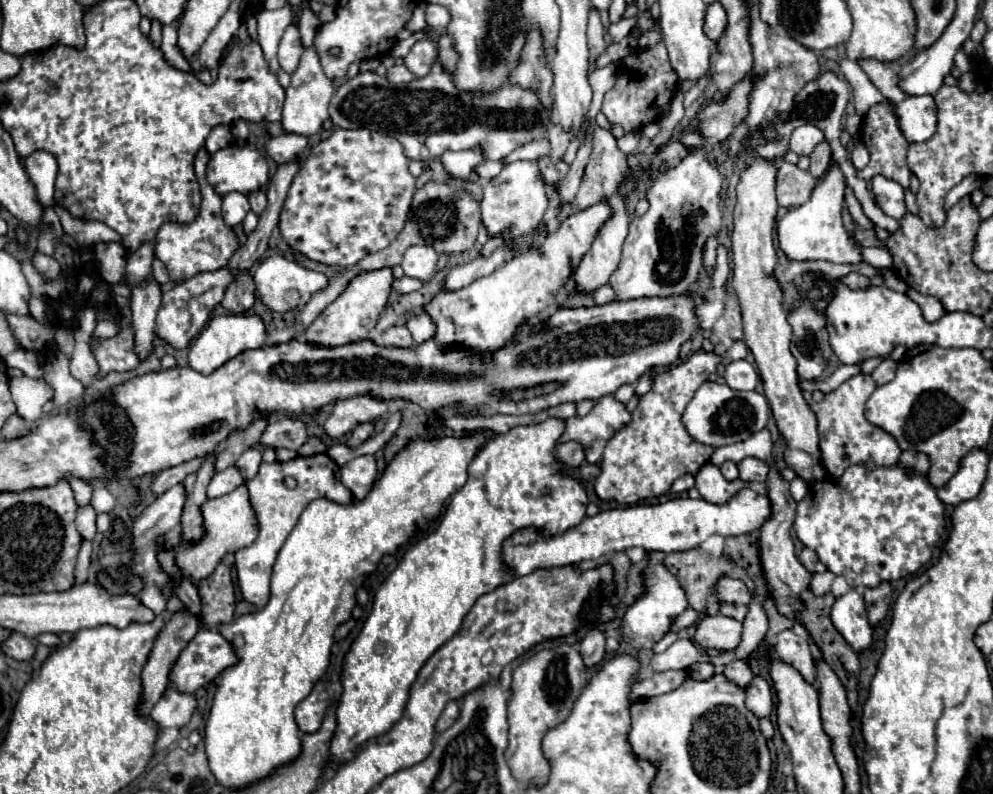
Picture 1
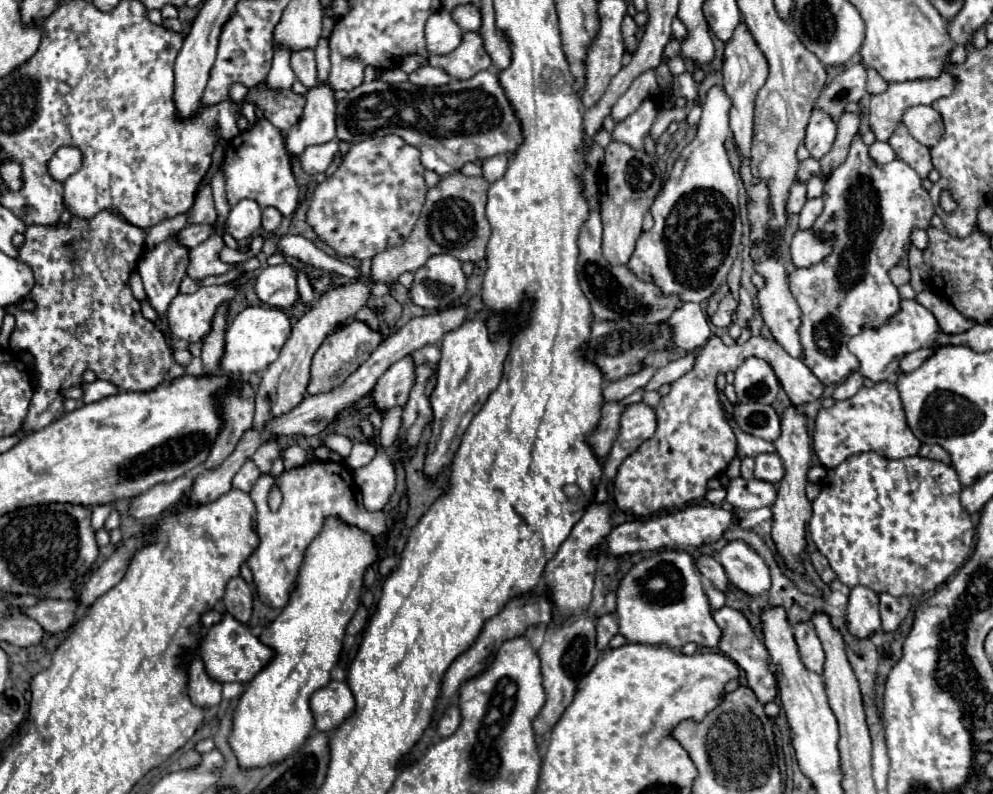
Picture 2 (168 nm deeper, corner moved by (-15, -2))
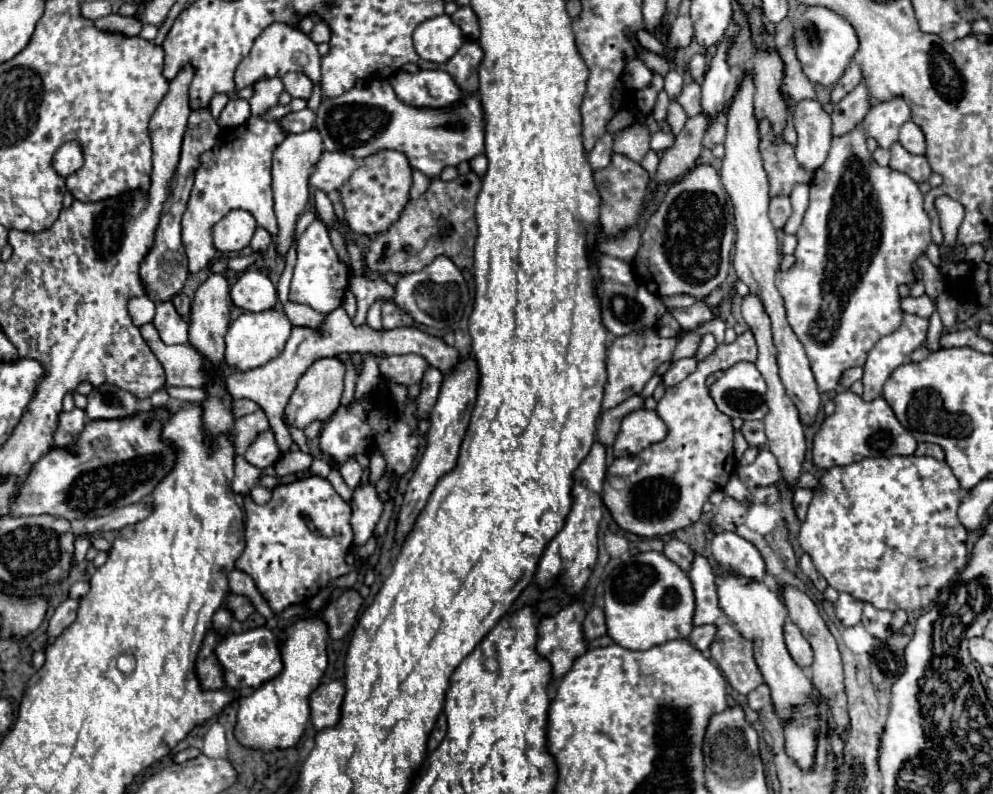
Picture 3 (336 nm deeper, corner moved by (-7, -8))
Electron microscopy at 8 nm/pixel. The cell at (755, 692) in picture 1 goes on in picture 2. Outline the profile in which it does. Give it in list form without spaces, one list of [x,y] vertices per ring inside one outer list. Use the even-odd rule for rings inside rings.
[[[729,606],[717,610],[713,614],[717,626],[721,628],[721,640],[719,640],[719,650],[729,656],[733,662],[737,662],[737,666],[745,672],[745,678],[747,678],[747,686],[755,692],[755,696],[759,698],[759,702],[769,702],[769,700],[775,700],[777,696],[777,684],[775,684],[775,676],[773,672],[769,670],[769,654],[767,654],[767,648],[763,646],[763,641],[757,635],[757,632],[751,628],[749,620],[739,612],[739,610],[733,610]]]

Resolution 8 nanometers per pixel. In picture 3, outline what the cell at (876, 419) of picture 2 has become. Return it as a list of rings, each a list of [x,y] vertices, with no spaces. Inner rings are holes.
[[[851,390],[839,392],[835,396],[835,412],[827,416],[813,438],[813,464],[817,468],[833,468],[855,464],[863,458],[877,456],[911,456],[915,454],[915,438],[899,424],[891,406],[885,398],[875,398],[871,402],[853,394]]]

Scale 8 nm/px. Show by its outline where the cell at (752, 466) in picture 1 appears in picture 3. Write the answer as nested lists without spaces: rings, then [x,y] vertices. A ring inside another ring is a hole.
[[[761,450],[757,460],[749,466],[743,466],[739,472],[743,478],[743,484],[747,488],[757,488],[757,486],[771,486],[777,484],[781,474],[779,474],[779,466],[775,456],[769,450]]]

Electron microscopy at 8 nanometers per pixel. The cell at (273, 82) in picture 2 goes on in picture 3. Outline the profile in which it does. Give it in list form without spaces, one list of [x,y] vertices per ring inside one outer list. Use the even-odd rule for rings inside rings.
[[[263,78],[263,82],[255,82],[253,96],[251,96],[251,118],[247,120],[247,124],[235,126],[235,128],[223,128],[219,138],[217,138],[217,144],[201,156],[201,166],[197,168],[191,198],[187,202],[187,212],[183,214],[183,222],[181,222],[181,240],[185,246],[187,258],[189,258],[189,272],[191,274],[197,274],[211,264],[213,244],[211,244],[211,232],[209,230],[215,222],[219,222],[233,208],[245,208],[247,212],[253,214],[253,218],[257,220],[259,226],[269,230],[271,236],[277,234],[277,218],[275,218],[275,210],[273,210],[273,188],[271,188],[271,158],[273,158],[273,150],[283,142],[285,132],[279,128],[277,120],[265,122],[261,118],[261,114],[267,108],[279,104],[281,92],[283,92],[283,82],[279,78]]]

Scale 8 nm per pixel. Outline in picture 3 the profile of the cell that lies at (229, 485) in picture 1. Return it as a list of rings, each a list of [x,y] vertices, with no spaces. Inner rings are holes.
[[[235,456],[235,476],[233,476],[233,492],[235,494],[247,494],[259,480],[261,470],[251,466],[243,456]]]

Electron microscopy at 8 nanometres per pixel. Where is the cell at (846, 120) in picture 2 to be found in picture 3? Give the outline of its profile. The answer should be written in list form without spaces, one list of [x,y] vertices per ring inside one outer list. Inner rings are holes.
[[[861,82],[853,92],[849,92],[841,102],[833,106],[833,136],[851,132],[869,110],[869,90]]]

